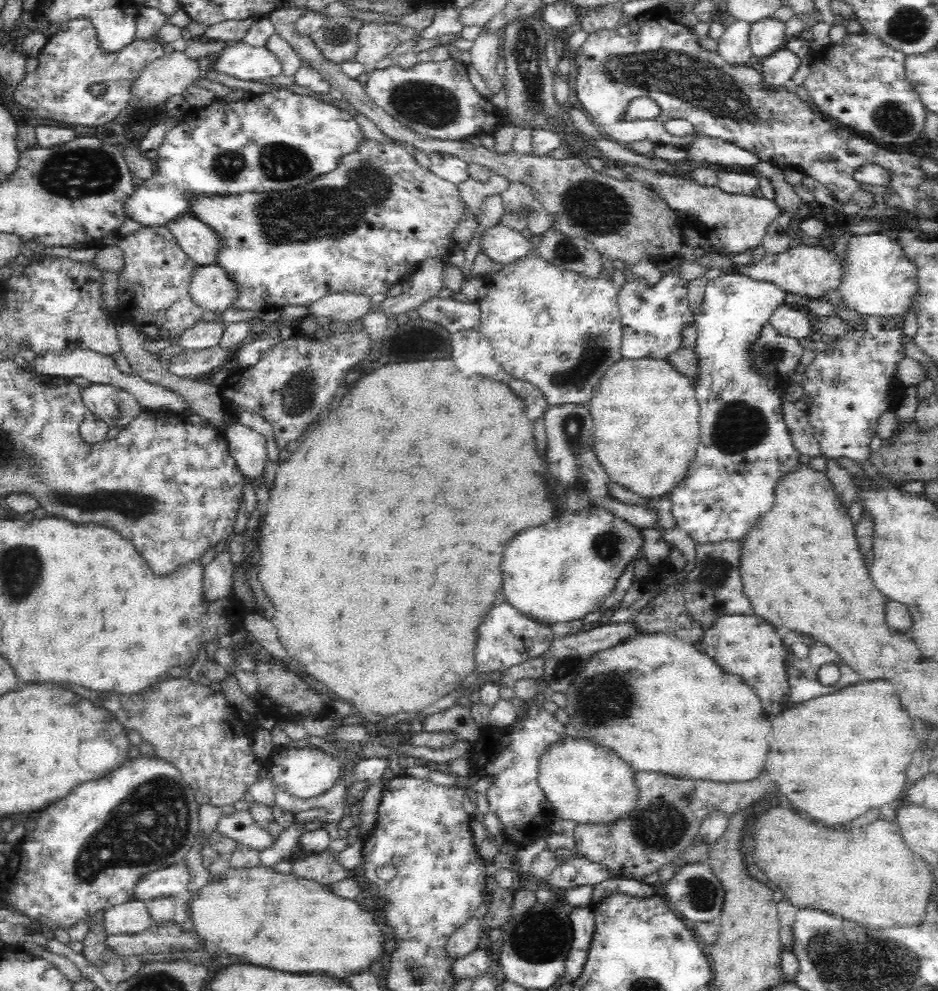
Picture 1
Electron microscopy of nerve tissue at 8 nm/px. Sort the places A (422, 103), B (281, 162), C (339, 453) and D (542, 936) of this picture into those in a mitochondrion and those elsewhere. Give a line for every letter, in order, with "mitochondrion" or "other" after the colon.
A: mitochondrion
B: mitochondrion
C: other
D: mitochondrion

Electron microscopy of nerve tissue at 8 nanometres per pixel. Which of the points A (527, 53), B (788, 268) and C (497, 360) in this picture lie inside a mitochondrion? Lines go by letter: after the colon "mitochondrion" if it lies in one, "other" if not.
A: mitochondrion
B: other
C: other

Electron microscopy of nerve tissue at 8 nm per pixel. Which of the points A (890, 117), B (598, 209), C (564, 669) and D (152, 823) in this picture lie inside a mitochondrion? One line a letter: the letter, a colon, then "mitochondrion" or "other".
A: mitochondrion
B: mitochondrion
C: mitochondrion
D: mitochondrion

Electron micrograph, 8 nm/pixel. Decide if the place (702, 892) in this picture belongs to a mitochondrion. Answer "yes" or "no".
yes

